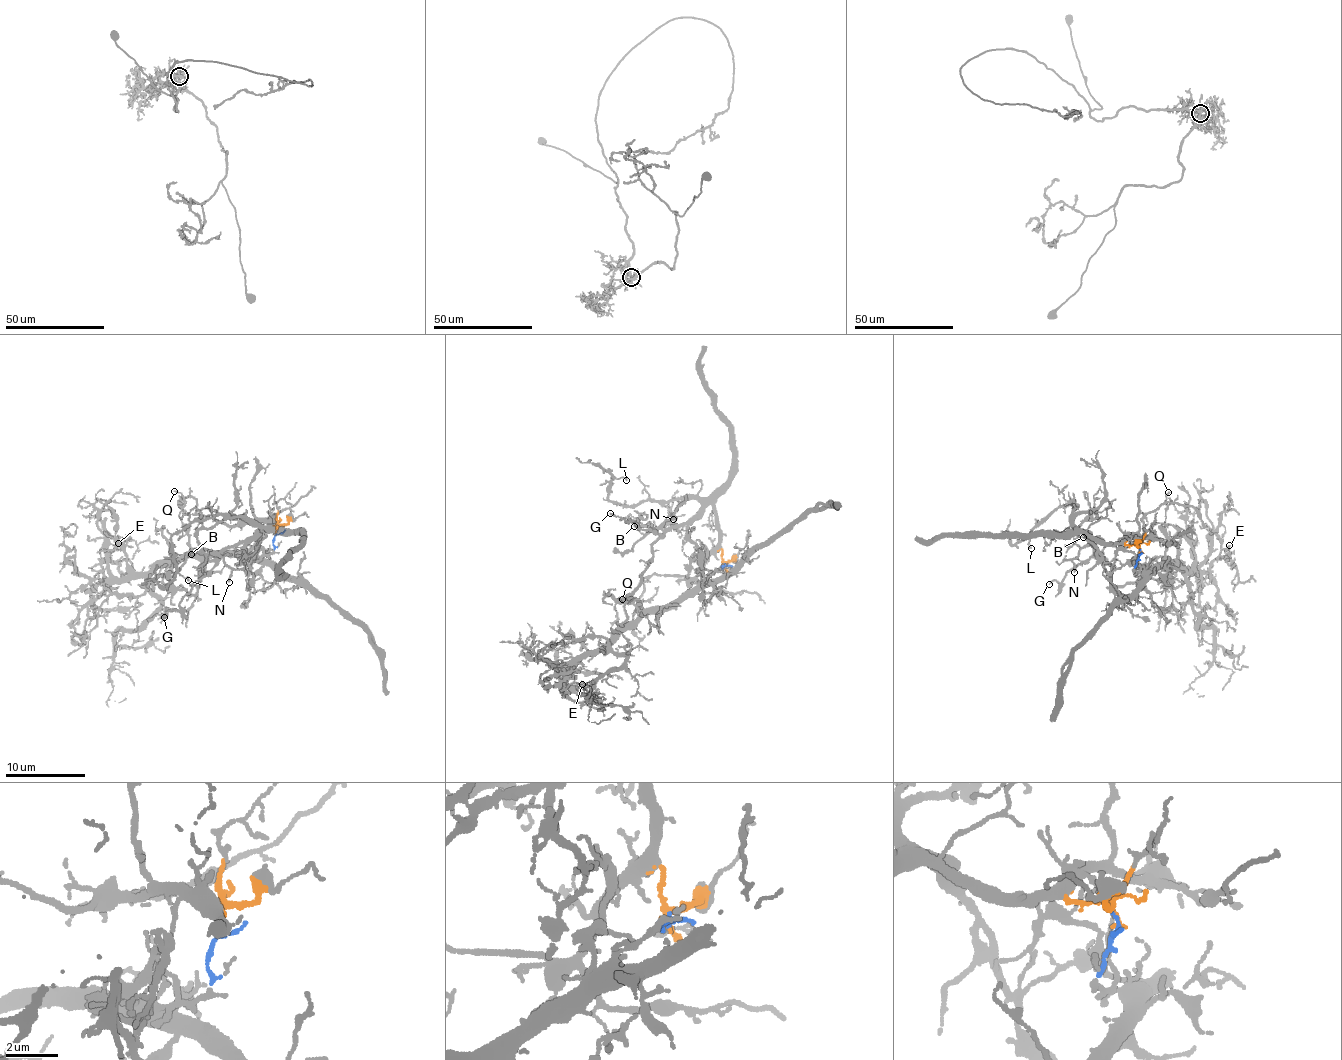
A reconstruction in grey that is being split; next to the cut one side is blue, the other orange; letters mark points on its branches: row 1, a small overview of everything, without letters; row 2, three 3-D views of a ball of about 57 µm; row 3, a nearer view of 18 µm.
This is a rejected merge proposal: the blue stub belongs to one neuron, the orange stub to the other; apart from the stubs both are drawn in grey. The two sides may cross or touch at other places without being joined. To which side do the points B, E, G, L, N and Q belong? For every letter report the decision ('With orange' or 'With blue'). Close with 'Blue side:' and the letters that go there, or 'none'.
B: With orange
E: With blue
G: With orange
L: With orange
N: With orange
Q: With blue
Blue side: E, Q

